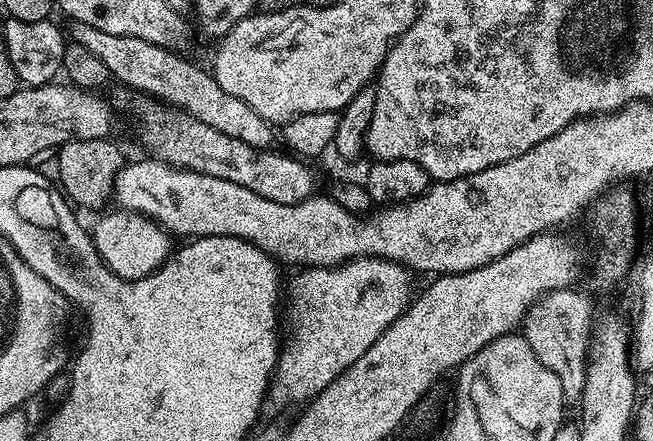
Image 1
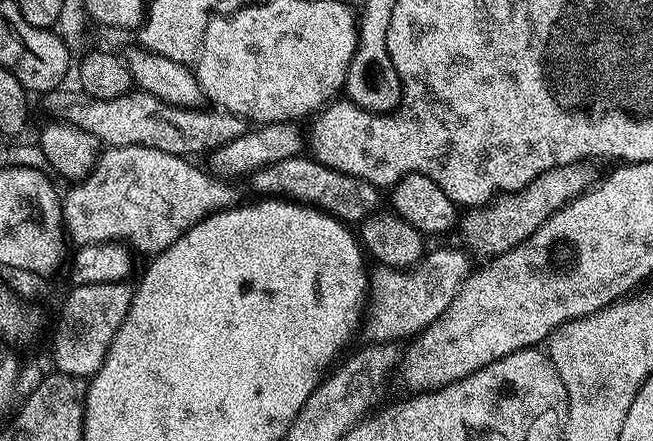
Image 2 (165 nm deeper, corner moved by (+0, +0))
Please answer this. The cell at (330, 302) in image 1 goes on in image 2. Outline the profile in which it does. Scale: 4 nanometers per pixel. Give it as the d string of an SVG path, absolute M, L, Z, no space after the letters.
M399 266L377 267L370 276L370 293L372 292L372 321L368 332L376 342L392 342L407 332L415 333L436 319L437 304L431 300L433 279L423 267L416 266L405 270Z

